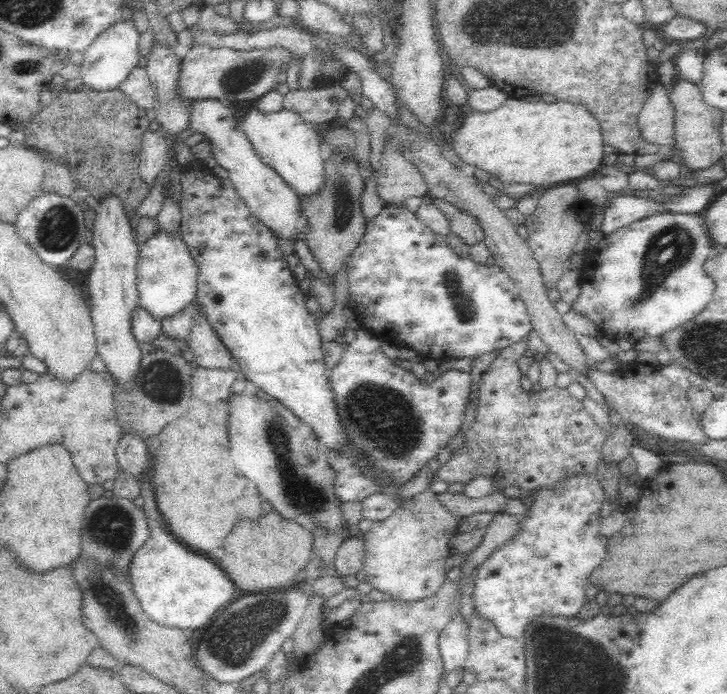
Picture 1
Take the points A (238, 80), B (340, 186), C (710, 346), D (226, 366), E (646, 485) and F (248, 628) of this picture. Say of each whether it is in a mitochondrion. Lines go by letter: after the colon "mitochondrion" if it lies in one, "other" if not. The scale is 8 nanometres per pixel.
A: mitochondrion
B: mitochondrion
C: mitochondrion
D: other
E: other
F: mitochondrion

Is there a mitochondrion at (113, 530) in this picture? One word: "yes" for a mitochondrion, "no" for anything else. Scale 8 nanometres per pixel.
yes

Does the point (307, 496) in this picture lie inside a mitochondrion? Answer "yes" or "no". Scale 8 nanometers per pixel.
yes

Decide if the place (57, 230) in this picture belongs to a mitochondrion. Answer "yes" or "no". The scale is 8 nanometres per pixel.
yes

